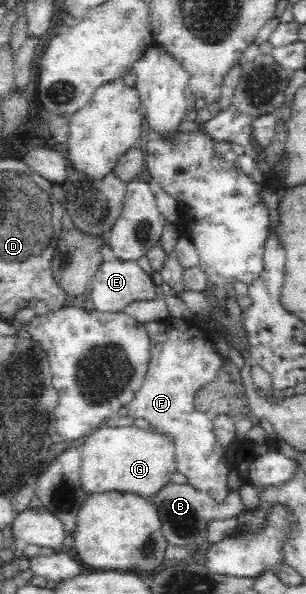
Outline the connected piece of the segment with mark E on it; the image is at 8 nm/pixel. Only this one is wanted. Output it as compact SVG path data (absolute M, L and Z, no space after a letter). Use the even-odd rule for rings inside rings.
M105 260L100 262L89 287L88 298L101 313L117 313L133 300L157 299L155 282L151 274L147 274L137 263L137 260Z

